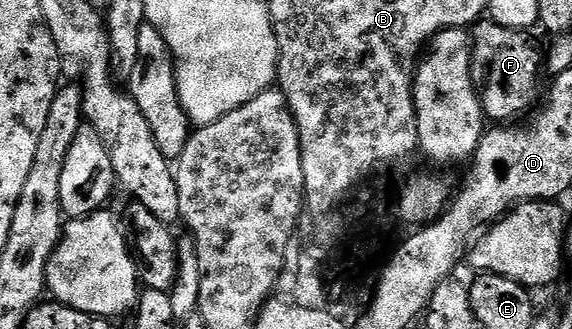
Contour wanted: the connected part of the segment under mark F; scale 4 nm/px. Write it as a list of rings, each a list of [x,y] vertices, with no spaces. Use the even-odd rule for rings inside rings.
[[[485,18],[472,29],[471,35],[473,82],[477,85],[477,96],[486,117],[493,122],[513,122],[532,113],[539,104],[537,95],[543,92],[537,85],[541,68],[543,72],[543,48],[537,45],[535,37],[529,36],[533,34],[519,28],[504,28],[491,18]]]

